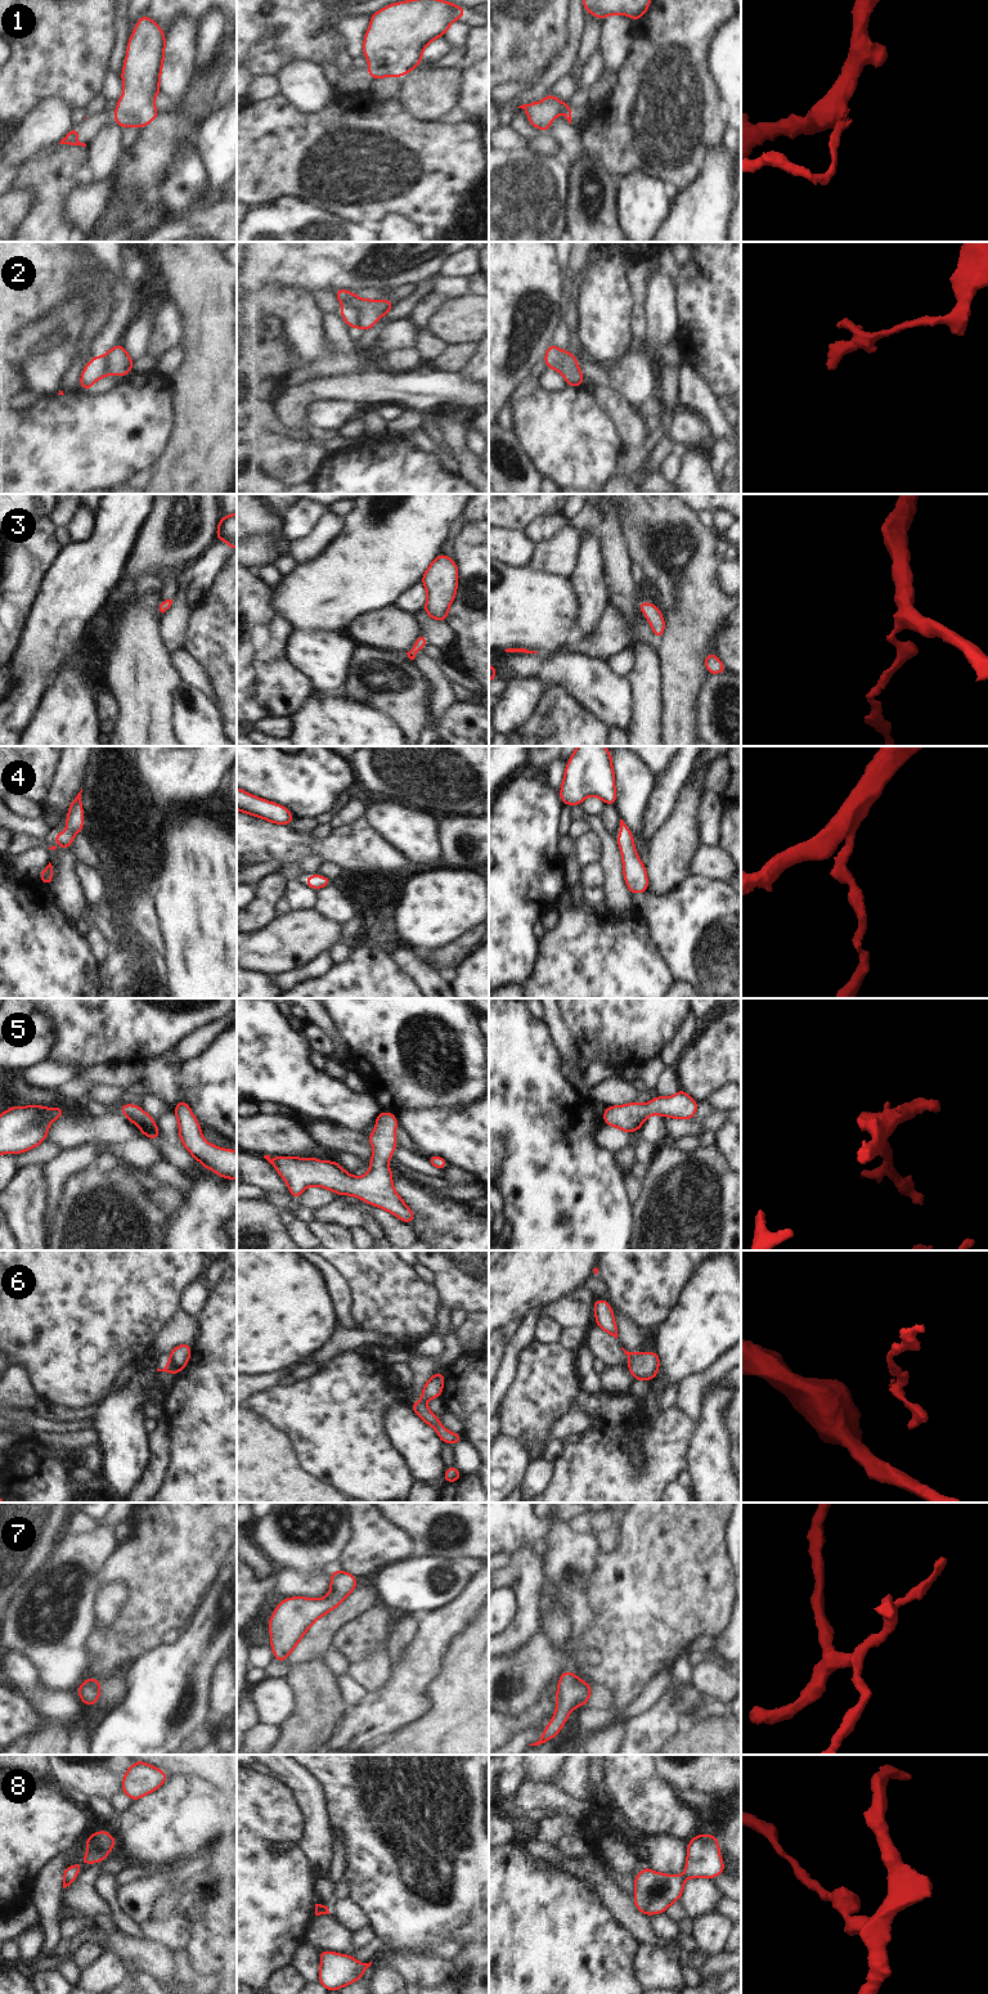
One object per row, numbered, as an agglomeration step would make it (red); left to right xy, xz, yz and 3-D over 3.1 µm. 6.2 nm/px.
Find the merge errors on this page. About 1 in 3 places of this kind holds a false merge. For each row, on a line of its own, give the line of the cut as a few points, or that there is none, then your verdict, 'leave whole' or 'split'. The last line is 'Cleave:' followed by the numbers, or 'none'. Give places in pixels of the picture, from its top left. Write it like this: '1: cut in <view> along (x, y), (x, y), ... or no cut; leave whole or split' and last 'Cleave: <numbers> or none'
1: no cut; leave whole
2: cut in xz along (344, 304), (350, 304), (360, 313), (358, 326); split
3: no cut; leave whole
4: no cut; leave whole
5: no cut; leave whole
6: cut in xy along (170, 1357), (179, 1370); split
7: no cut; leave whole
8: no cut; leave whole
Cleave: 2, 6

